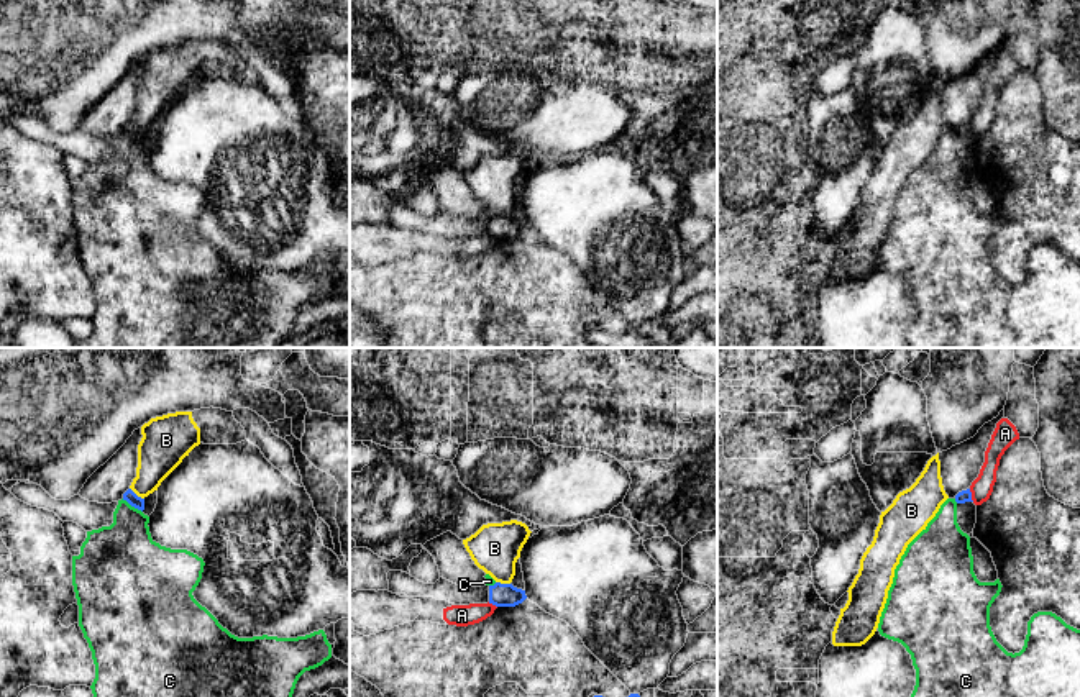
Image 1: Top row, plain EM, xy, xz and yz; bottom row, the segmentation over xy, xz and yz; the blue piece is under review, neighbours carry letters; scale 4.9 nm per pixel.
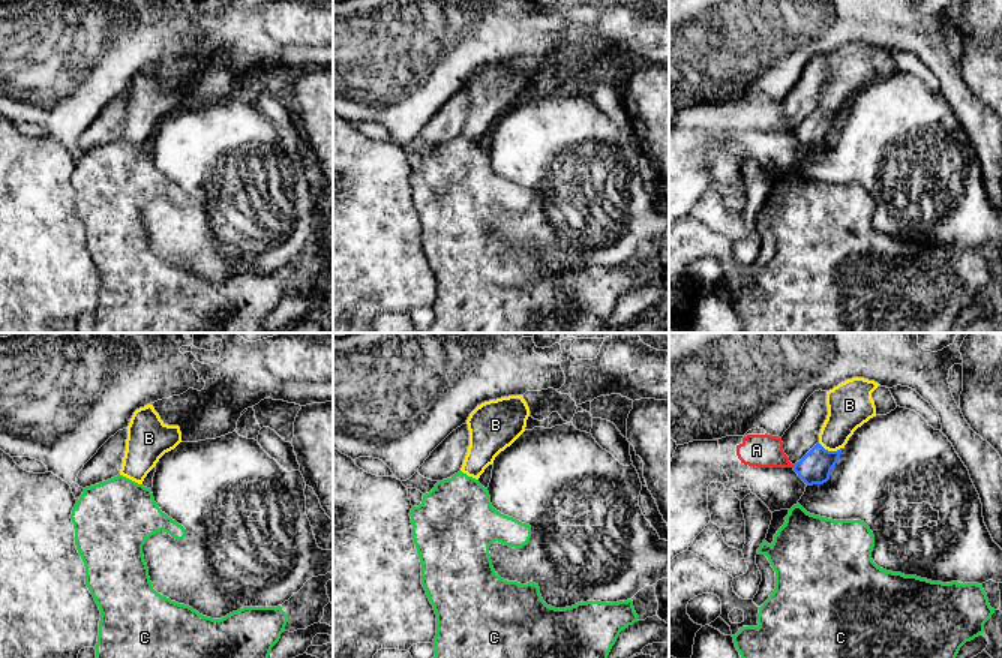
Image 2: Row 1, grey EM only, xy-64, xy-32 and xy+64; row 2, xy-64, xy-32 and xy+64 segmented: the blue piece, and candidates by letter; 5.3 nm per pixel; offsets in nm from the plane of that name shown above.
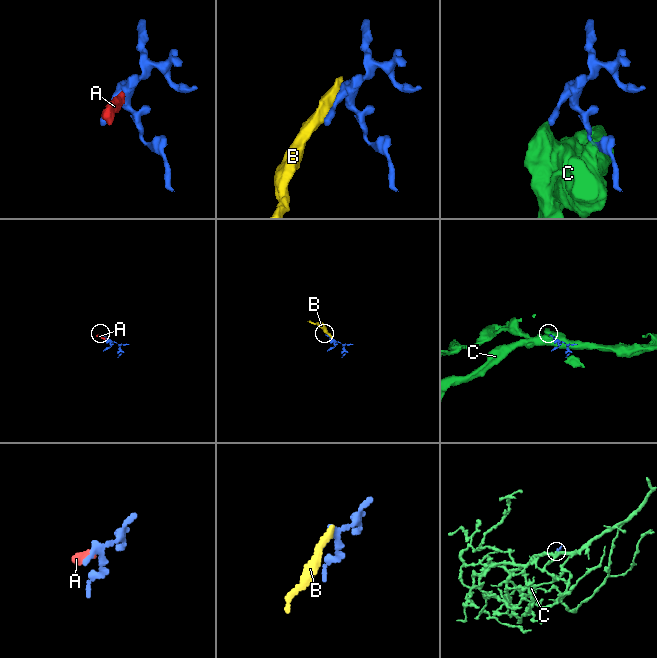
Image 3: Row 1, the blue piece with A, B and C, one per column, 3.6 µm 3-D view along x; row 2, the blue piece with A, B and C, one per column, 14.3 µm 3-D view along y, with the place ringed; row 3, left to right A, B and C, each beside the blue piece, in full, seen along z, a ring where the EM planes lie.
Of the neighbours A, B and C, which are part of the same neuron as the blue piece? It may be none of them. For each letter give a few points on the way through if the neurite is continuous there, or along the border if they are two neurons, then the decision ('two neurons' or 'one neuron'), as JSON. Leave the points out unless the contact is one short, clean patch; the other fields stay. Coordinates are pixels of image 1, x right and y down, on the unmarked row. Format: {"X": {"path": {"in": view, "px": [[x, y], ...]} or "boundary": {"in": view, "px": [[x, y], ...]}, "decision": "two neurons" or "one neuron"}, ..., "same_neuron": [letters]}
{"A": {"decision": "two neurons"}, "B": {"decision": "two neurons"}, "C": {"decision": "two neurons"}, "same_neuron": []}

